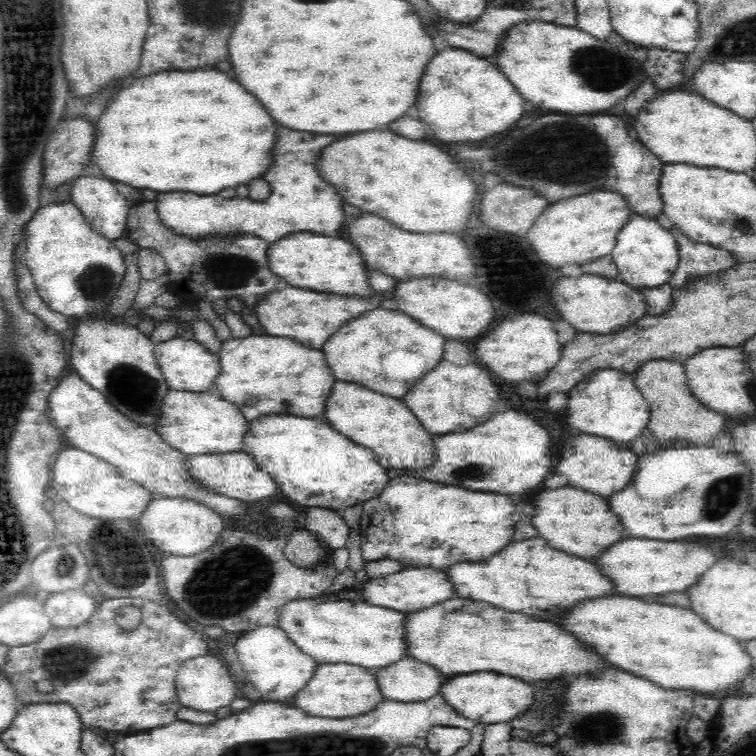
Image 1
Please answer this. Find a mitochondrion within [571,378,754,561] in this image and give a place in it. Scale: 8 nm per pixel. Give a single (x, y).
(720, 496)

